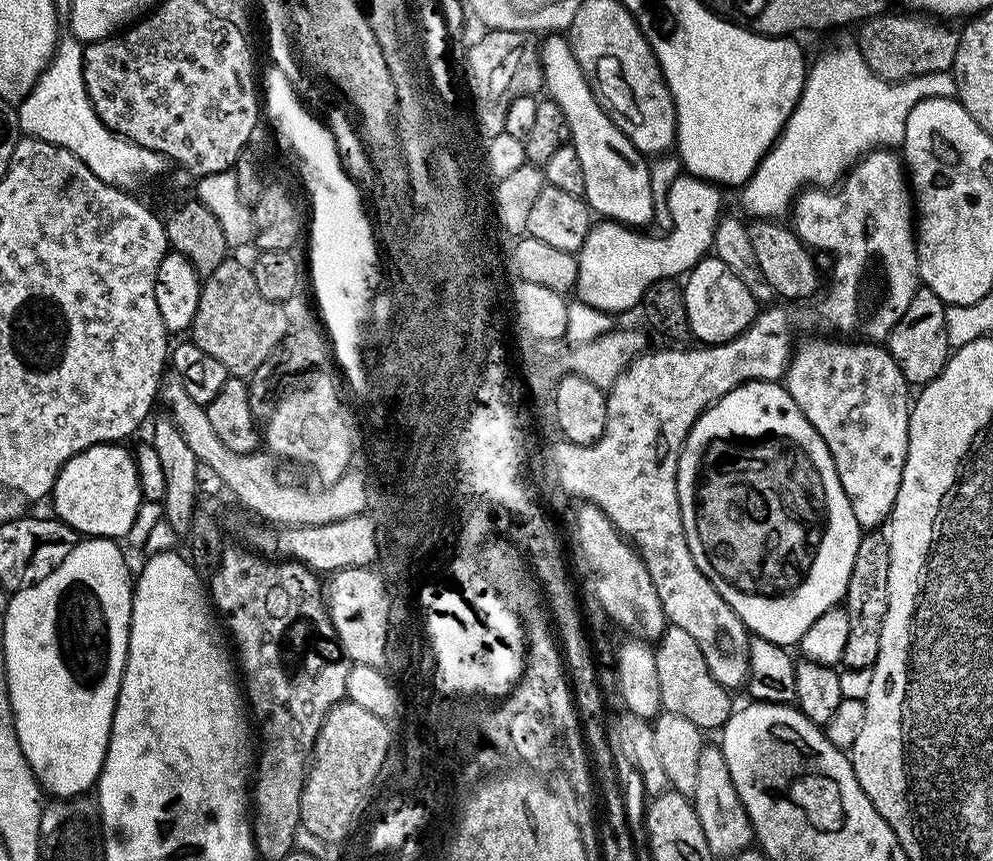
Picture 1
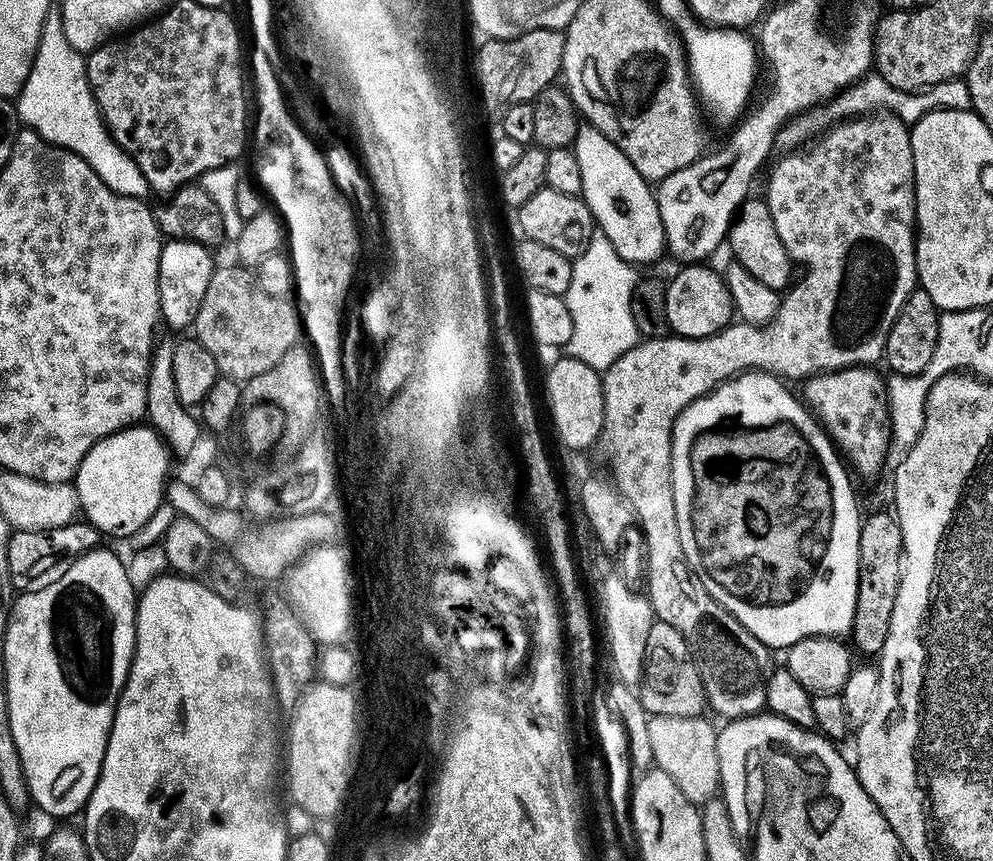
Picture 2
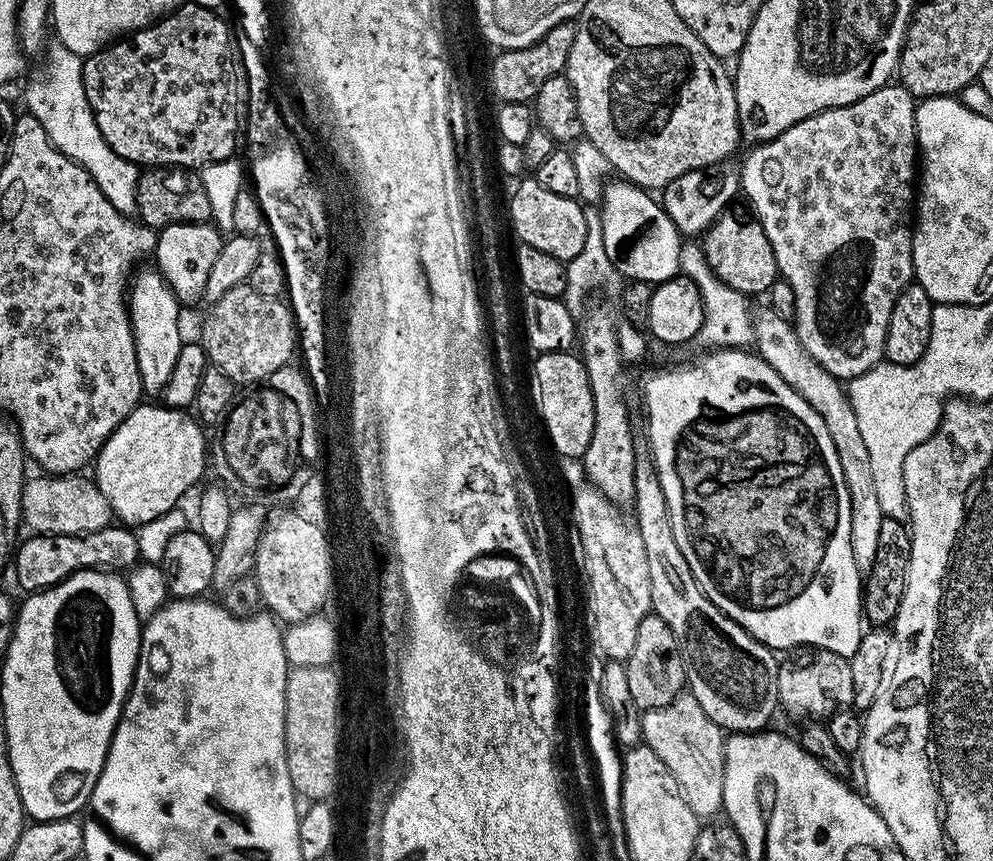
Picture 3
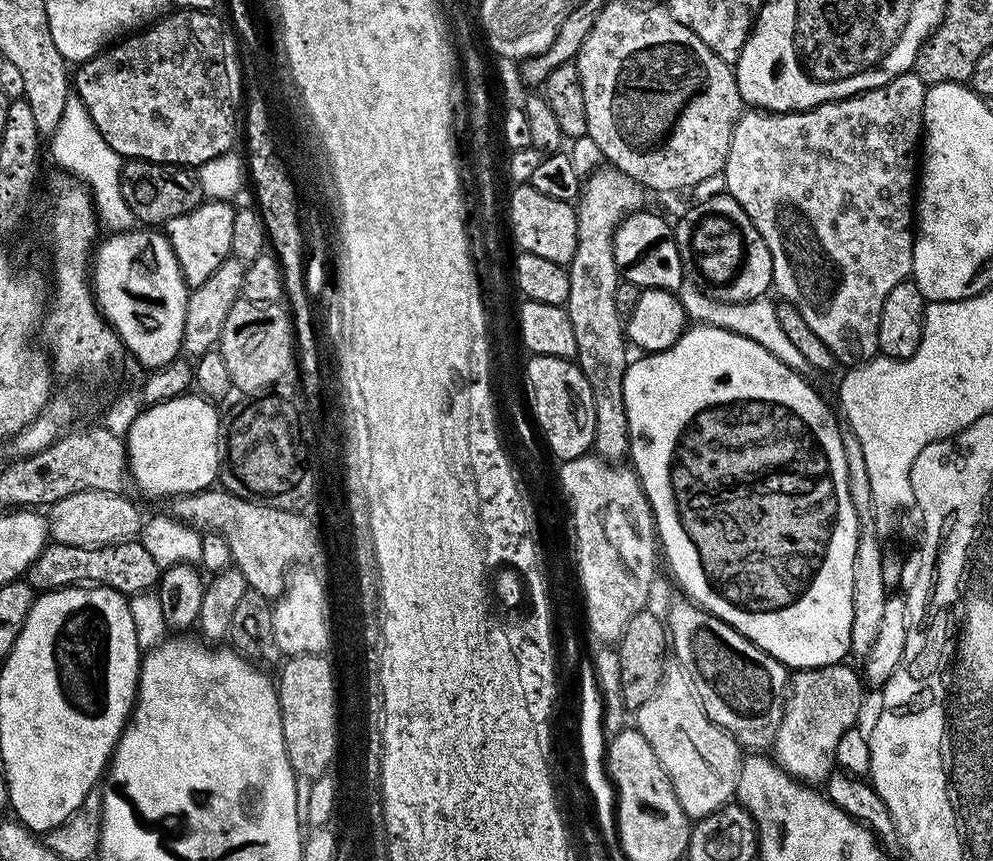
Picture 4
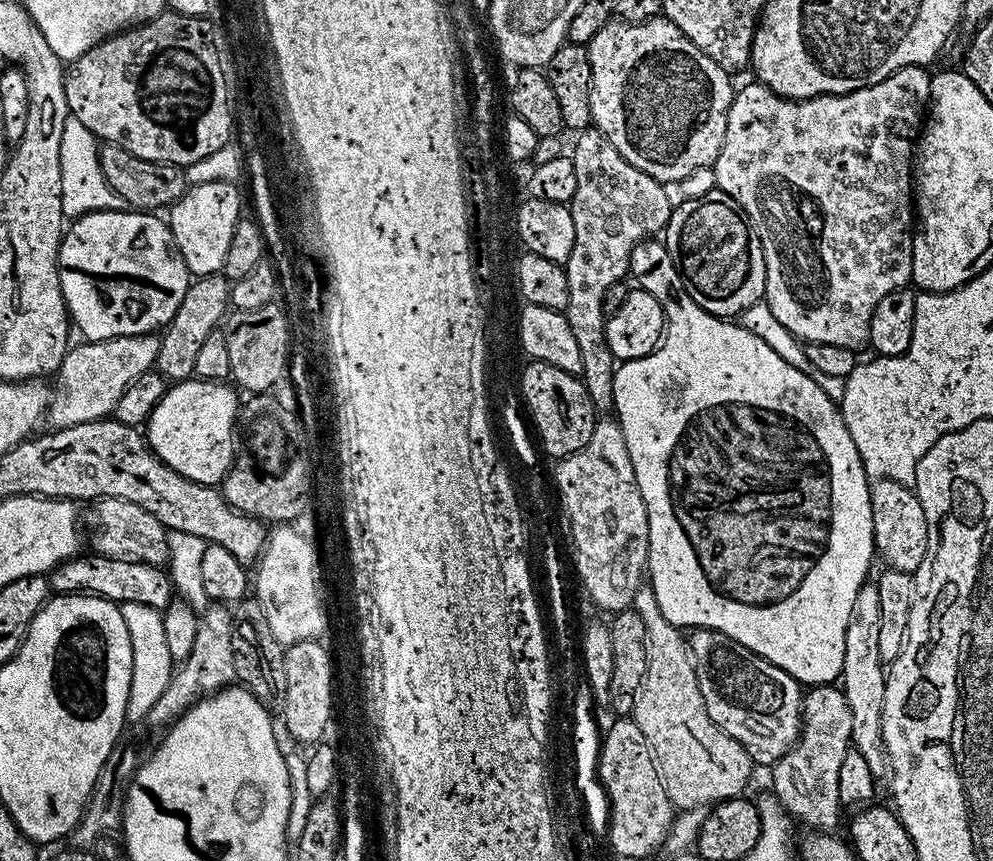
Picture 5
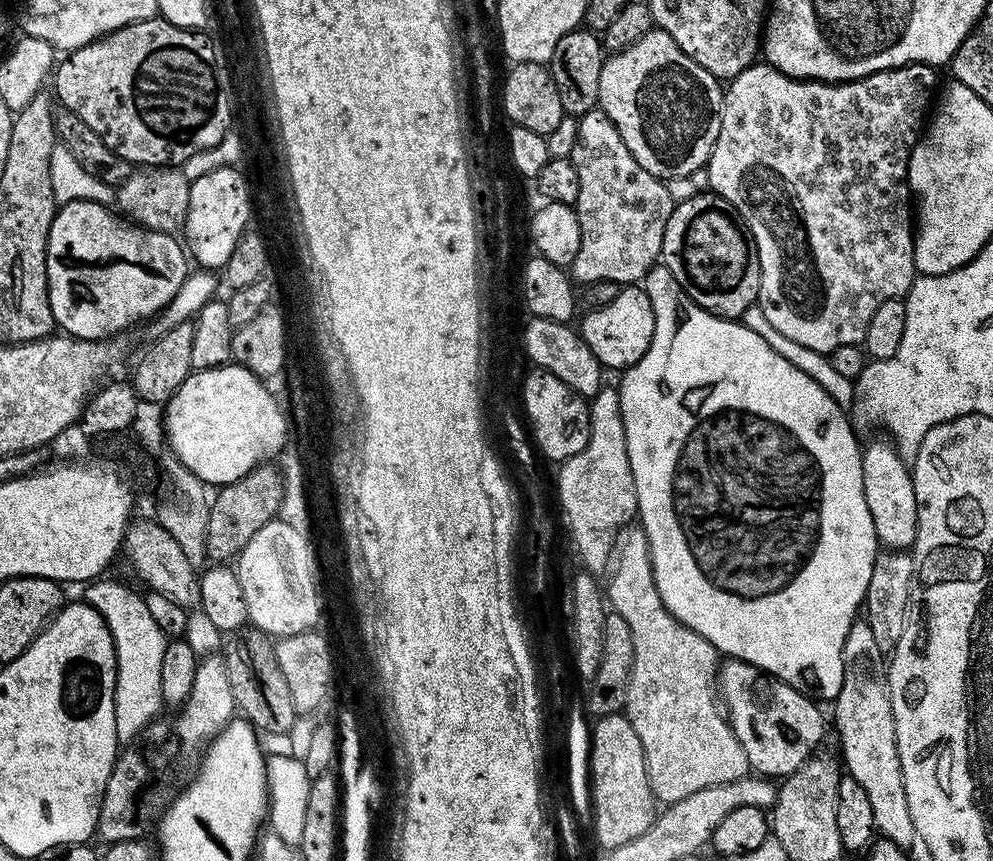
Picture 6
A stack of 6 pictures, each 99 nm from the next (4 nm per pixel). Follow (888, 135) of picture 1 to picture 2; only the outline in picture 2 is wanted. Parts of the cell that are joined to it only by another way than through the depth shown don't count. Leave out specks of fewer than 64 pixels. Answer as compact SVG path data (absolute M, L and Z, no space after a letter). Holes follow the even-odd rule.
M872 72L850 87L845 88L839 95L832 97L831 100L816 105L815 108L809 109L789 120L780 128L779 134L776 136L776 148L782 152L795 151L811 141L816 135L831 127L832 124L860 115L871 115L882 111L889 112L891 115L899 117L904 124L911 126L916 124L926 113L932 112L934 108L948 108L967 112L971 107L972 99L965 79L951 79L950 82L942 82L917 93L895 90L881 76Z

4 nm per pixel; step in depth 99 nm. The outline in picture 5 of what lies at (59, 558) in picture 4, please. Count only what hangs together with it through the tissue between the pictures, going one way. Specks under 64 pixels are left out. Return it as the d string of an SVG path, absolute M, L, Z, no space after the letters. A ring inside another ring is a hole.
M77 554L71 560L63 560L50 573L50 588L56 594L87 594L102 596L117 602L142 602L142 606L168 607L174 598L169 573L163 567L145 564L143 560L123 560L120 556Z

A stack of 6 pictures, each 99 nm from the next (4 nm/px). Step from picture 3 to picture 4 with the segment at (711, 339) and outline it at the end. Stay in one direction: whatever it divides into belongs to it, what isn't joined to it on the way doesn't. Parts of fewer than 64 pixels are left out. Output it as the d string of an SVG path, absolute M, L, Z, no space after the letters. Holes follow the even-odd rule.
M694 282L681 285L678 295L683 304L685 317L693 323L702 323L714 328L730 330L740 337L750 338L762 345L767 352L771 352L787 368L794 369L796 373L806 376L811 373L811 367L801 352L793 346L791 340L784 333L778 317L776 317L776 304L768 301L768 298L759 300L747 300L746 303L724 304L720 300L710 298L701 291Z

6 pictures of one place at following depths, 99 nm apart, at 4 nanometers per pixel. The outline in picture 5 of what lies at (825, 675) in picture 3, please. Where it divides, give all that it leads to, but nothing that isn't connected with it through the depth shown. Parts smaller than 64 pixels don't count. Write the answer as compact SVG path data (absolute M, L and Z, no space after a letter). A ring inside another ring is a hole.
M818 684L802 696L800 739L783 758L772 765L773 788L793 821L801 820L812 830L832 830L840 820L842 805L838 798L838 773L852 739L850 706L843 687Z

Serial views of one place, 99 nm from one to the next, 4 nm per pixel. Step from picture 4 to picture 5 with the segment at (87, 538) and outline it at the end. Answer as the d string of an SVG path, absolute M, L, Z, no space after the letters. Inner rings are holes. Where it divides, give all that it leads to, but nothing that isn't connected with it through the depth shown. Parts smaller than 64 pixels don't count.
M109 496L95 501L91 508L88 524L92 527L93 553L102 556L120 556L123 560L143 560L145 564L153 566L167 565L169 533L162 526L162 522L154 518L154 514L146 514L146 510L142 510L142 506L134 506L134 502Z

